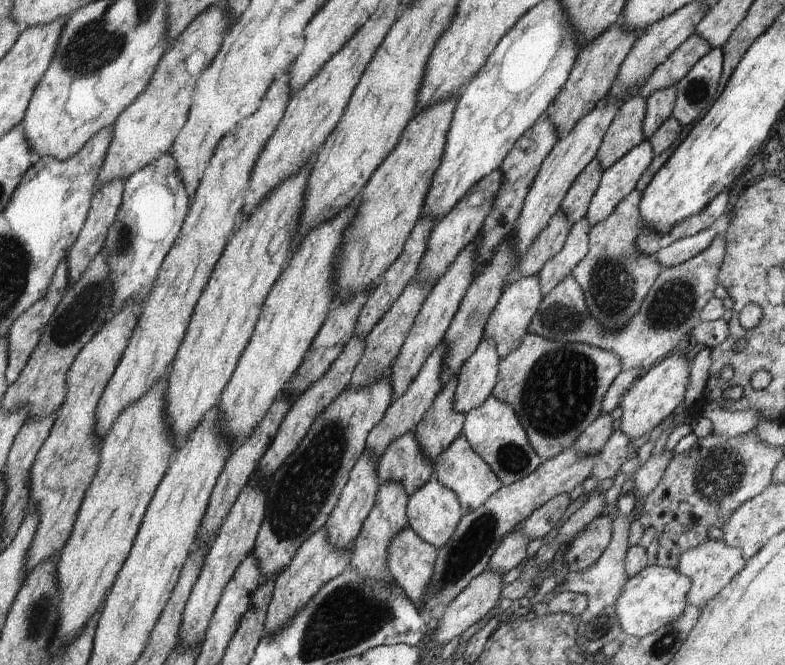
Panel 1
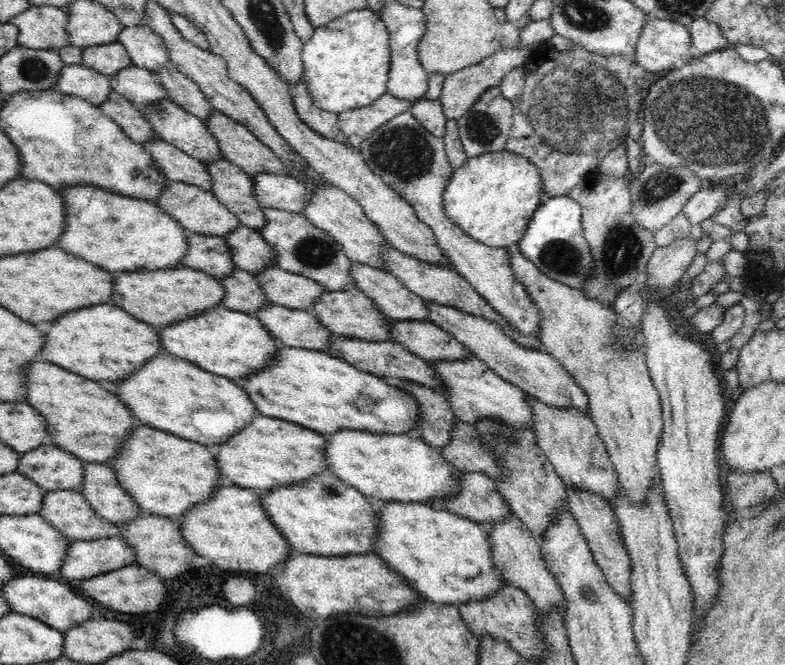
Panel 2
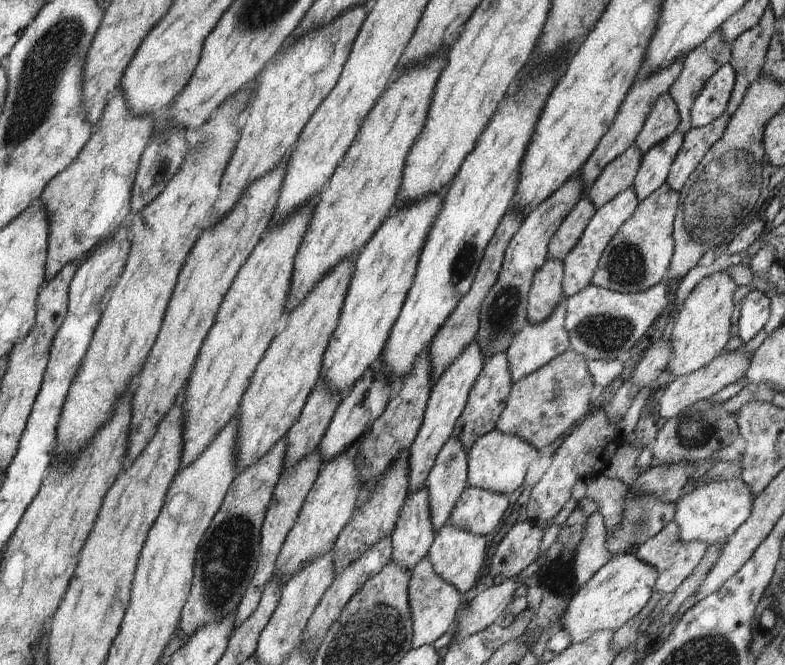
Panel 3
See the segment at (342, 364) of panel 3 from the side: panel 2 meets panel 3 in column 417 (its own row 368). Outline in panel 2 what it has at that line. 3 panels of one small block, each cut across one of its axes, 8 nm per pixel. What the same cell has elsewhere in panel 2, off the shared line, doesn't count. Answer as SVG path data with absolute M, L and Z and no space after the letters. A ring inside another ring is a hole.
M224 306L210 308L198 316L168 324L157 330L164 352L231 380L256 374L258 370L272 366L274 354L279 347L283 347L270 335L255 314L249 315L245 311L234 311Z

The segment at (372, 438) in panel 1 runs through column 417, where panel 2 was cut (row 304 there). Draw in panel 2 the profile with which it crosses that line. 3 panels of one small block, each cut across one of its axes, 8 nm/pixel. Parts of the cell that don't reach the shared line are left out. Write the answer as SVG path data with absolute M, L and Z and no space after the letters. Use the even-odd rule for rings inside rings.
M353 261L350 275L356 281L356 287L366 293L374 305L391 320L430 321L424 299L414 294L394 275Z

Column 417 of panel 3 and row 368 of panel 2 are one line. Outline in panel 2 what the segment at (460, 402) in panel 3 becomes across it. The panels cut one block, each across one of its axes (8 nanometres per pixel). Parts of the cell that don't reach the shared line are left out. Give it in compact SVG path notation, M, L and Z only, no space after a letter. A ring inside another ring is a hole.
M472 356L472 358L462 358L462 360L436 360L436 362L428 361L428 363L436 370L436 377L442 384L441 389L432 388L432 391L444 394L444 397L450 401L450 405L454 409L454 415L456 415L458 420L472 425L480 418L497 418L511 427L525 428L529 426L529 428L533 429L534 413L532 413L529 401L527 400L529 394L500 377L496 371L493 371L478 357Z

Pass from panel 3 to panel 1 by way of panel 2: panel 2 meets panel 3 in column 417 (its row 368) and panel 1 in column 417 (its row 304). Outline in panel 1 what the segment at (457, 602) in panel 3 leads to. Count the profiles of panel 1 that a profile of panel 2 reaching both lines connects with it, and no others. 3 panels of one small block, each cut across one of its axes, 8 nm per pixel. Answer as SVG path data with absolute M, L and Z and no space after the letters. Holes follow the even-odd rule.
M409 526L388 545L387 565L397 586L420 608L426 594L437 548L423 541Z

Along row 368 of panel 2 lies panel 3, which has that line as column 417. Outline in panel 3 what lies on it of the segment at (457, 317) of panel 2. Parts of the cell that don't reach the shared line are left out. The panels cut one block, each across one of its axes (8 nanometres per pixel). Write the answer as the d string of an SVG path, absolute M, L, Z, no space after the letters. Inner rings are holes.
M426 488L407 497L390 536L392 563L411 571L422 559L427 558L435 532L430 522Z

